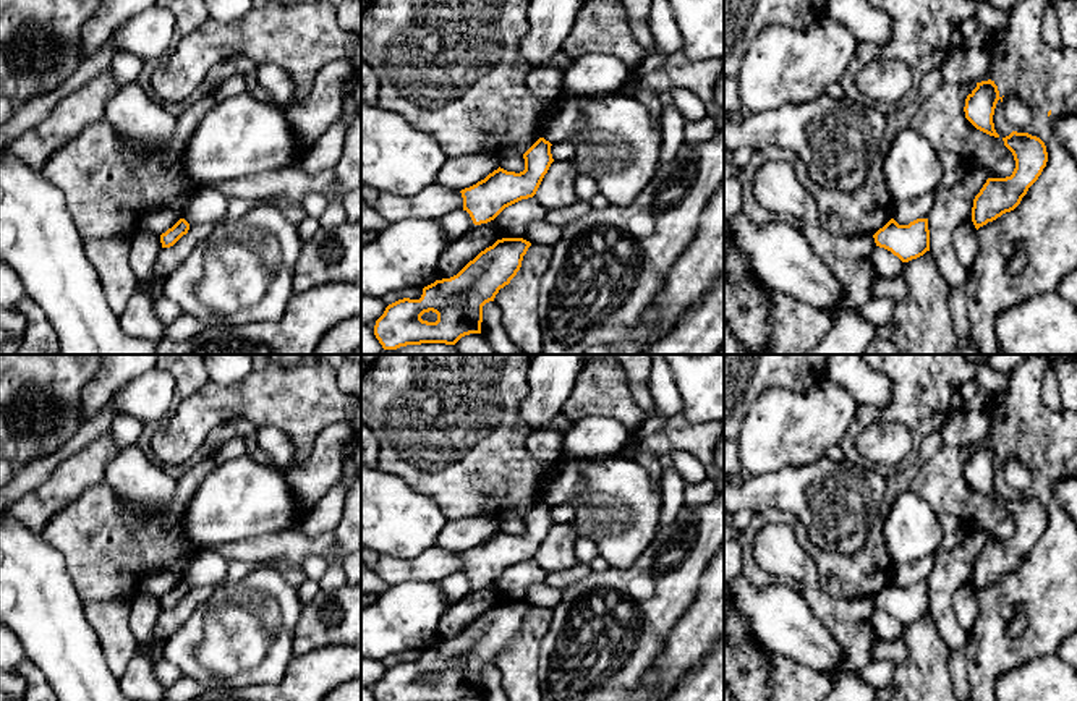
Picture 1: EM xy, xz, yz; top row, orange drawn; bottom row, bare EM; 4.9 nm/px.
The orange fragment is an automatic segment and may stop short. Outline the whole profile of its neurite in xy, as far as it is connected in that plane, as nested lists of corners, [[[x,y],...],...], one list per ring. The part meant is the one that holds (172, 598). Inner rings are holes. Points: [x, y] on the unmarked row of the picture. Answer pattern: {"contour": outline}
{"contour": [[[180,581],[172,591],[160,597],[162,610],[173,609],[189,593],[189,586]]]}

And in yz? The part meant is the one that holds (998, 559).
{"contour": [[[1012,494],[1003,503],[1014,518],[1015,531],[1011,539],[988,541],[975,559],[972,584],[977,593],[1014,573],[1048,525],[1046,508],[1037,499]]]}

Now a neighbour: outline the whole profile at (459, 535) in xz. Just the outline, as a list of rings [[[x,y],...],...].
[[[475,515],[447,520],[436,546],[462,554],[484,542],[500,529],[497,515]]]

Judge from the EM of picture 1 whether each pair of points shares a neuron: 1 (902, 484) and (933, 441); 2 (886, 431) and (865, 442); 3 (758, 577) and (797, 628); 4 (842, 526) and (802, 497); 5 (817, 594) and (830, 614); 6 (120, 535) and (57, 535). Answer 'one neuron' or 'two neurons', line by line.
1: one neuron
2: one neuron
3: two neurons
4: one neuron
5: one neuron
6: one neuron

